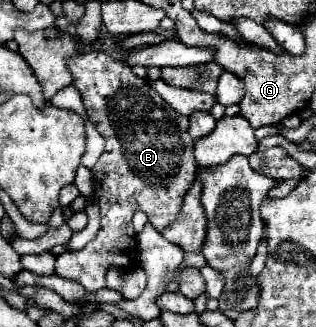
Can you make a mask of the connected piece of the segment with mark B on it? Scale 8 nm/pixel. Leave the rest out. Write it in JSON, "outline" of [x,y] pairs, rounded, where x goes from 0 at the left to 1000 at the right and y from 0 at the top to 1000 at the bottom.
{"outline":[[[275,156],[275,162],[244,162],[212,180],[212,205],[231,229],[231,260],[256,284],[269,339],[282,370],[301,382],[301,394],[320,407],[332,425],[332,468],[320,486],[301,498],[294,541],[301,541],[301,596],[307,596],[307,627],[320,645],[320,694],[307,725],[275,743],[256,768],[231,774],[193,774],[174,798],[174,835],[187,847],[244,859],[275,896],[301,896],[313,884],[332,884],[332,841],[345,817],[383,817],[383,823],[415,823],[434,801],[430,713],[418,688],[421,651],[434,639],[459,645],[472,664],[472,682],[509,706],[554,670],[566,651],[566,621],[592,578],[617,554],[617,480],[611,480],[611,425],[592,407],[598,388],[598,358],[554,352],[541,327],[503,297],[503,284],[484,278],[484,266],[465,260],[459,242],[440,242],[415,223],[415,205],[389,187],[370,187],[345,174],[339,162],[320,156]]]}

